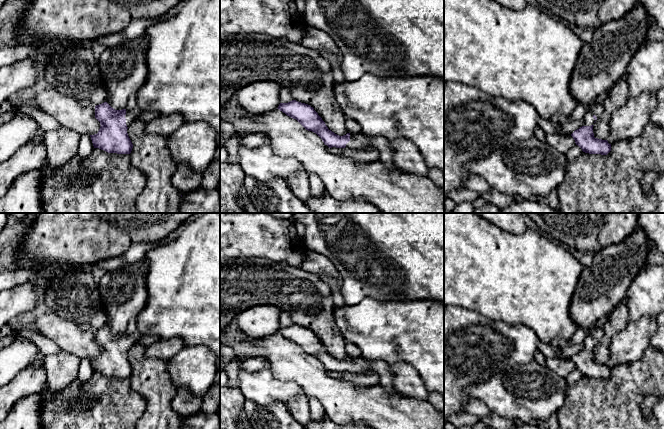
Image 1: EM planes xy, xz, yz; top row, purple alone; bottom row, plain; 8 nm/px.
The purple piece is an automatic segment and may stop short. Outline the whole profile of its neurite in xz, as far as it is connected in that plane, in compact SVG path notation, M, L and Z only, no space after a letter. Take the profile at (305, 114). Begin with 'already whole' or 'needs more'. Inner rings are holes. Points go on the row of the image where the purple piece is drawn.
needs more | M292 100L288 103L280 103L278 108L287 116L296 119L306 130L316 133L329 148L354 148L363 149L371 145L370 138L362 133L357 135L339 136L328 129L318 113L308 104Z

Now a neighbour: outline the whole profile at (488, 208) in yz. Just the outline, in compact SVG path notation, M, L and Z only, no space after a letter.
M487 203L481 208L475 209L473 213L499 213L499 212L500 212L500 208L498 208L494 204Z

